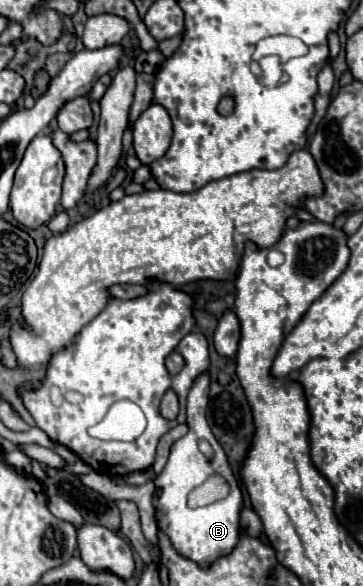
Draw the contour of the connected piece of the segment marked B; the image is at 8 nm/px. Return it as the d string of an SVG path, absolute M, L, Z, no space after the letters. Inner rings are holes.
M201 374L195 382L195 386L189 392L187 398L187 434L181 436L177 442L171 446L169 460L159 476L155 476L155 486L157 486L157 502L155 502L155 520L159 530L171 540L173 548L177 554L183 558L193 560L199 566L209 566L213 564L219 556L229 556L233 548L239 544L241 528L239 528L239 518L243 510L243 492L241 486L225 458L225 452L221 444L215 440L207 420L205 420L205 408L207 408L207 378L209 374ZM203 442L211 448L209 452L203 452ZM211 474L221 474L225 482L229 484L231 492L227 498L217 500L209 506L203 508L189 508L187 506L187 496L191 490L201 486Z

